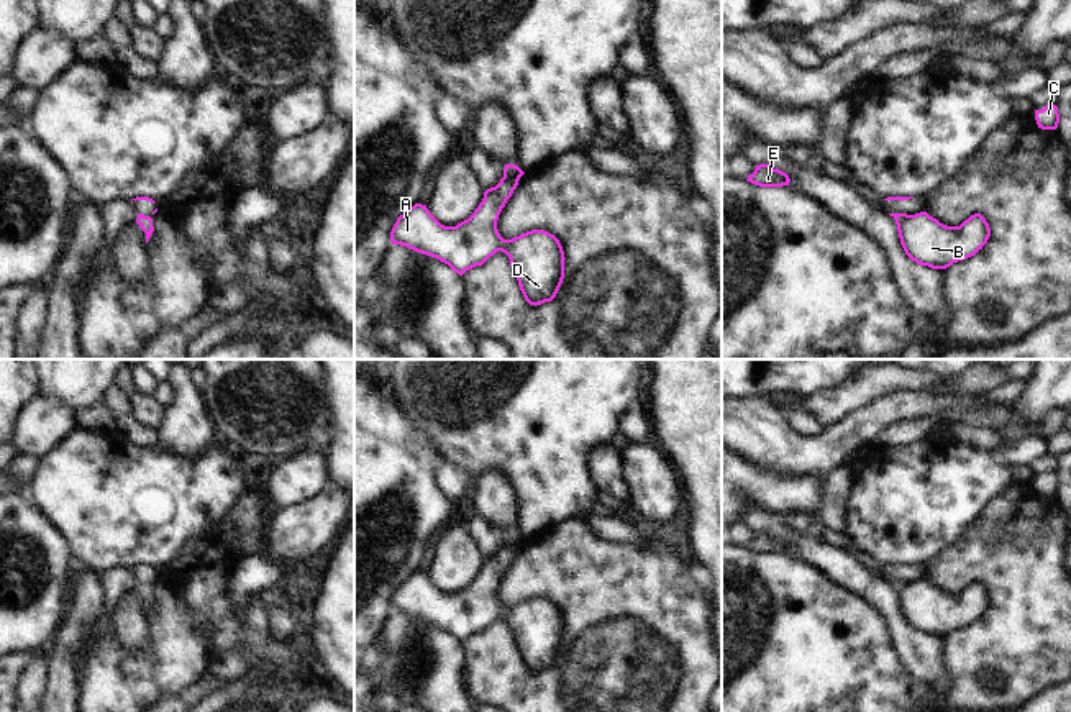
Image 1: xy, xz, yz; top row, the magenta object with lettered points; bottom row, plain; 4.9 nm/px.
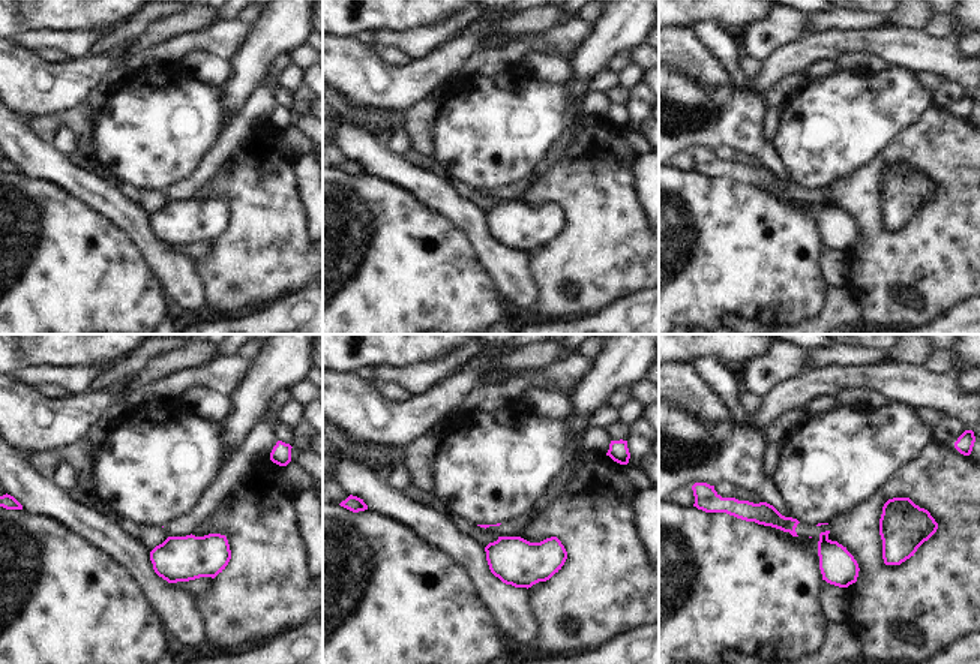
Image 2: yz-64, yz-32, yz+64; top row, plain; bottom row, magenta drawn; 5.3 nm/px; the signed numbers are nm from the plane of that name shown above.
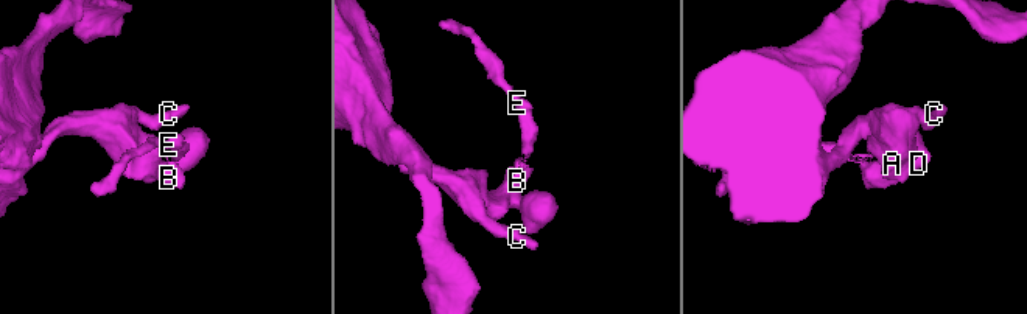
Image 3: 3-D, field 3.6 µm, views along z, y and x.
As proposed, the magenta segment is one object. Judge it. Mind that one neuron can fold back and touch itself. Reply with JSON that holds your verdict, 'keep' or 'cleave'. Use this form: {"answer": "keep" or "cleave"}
{"answer": "cleave"}

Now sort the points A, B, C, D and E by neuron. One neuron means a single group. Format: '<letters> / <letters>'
A B C D / E

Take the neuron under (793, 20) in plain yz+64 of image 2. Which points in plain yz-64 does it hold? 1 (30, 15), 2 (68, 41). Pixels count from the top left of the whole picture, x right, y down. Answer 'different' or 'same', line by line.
1: different
2: same

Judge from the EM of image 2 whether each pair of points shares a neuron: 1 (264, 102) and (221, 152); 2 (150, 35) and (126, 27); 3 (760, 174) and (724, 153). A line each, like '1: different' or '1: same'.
1: same
2: different
3: different

